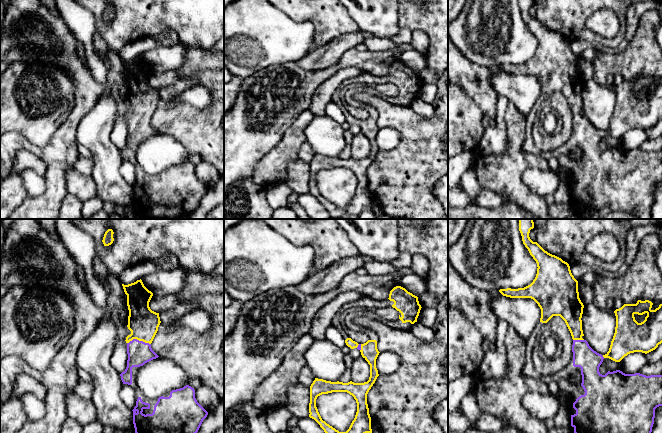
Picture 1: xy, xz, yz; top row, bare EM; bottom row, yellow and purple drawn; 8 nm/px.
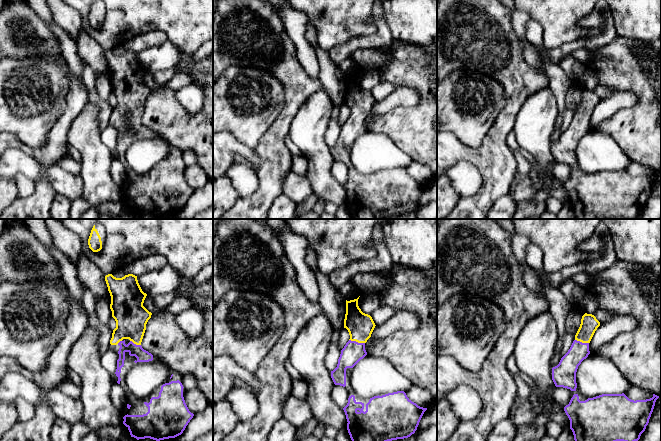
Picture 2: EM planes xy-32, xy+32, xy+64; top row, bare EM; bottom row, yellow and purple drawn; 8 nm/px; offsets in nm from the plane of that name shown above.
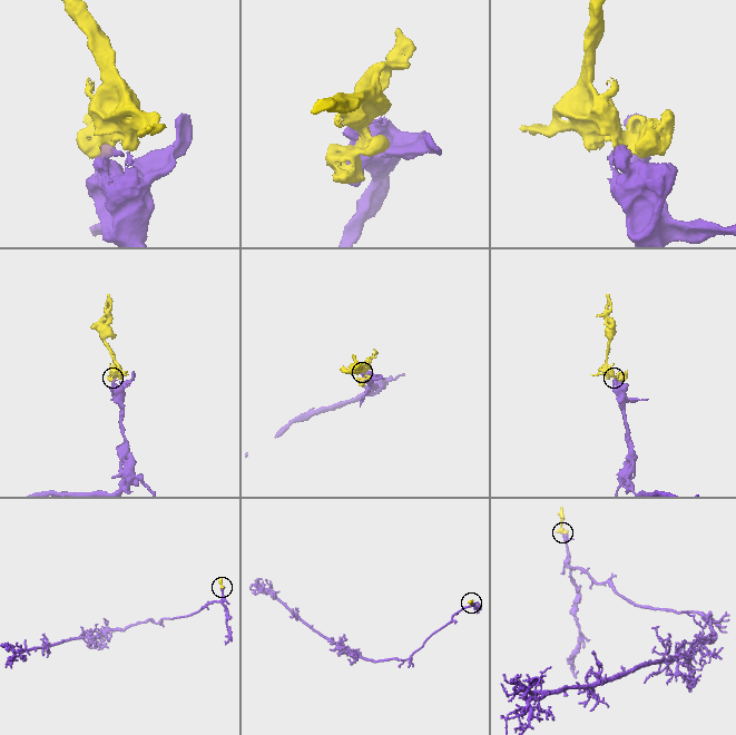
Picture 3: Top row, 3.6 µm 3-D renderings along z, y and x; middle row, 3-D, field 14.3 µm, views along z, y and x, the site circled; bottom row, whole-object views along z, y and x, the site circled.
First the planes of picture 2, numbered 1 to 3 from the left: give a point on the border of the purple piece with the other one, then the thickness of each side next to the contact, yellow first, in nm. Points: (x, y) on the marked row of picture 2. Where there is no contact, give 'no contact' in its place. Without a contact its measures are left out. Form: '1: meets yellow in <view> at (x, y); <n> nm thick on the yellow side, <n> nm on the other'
1: meets yellow in xy-32 at (135, 343); 260 nm thick on the yellow side, 100 nm on the other
2: meets yellow in xy+32 at (357, 341); 220 nm thick on the yellow side, 170 nm on the other
3: meets yellow in xy+64 at (582, 342); 140 nm thick on the yellow side, 160 nm on the other

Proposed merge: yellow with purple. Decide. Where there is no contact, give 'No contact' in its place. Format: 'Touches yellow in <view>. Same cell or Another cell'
Touches yellow in xy. Same cell

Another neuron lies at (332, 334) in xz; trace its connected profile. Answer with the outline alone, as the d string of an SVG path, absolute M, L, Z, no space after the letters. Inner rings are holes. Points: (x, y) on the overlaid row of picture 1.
M332 325L326 329L325 339L329 340L330 342L334 343L336 346L340 348L346 345L341 332Z

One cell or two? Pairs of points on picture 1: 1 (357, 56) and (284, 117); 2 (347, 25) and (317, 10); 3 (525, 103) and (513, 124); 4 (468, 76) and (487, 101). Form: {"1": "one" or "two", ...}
{"1": "one", "2": "one", "3": "two", "4": "one"}

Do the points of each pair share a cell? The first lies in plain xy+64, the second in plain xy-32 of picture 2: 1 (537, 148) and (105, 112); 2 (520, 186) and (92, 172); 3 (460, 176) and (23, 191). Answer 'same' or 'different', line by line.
1: different
2: different
3: same

